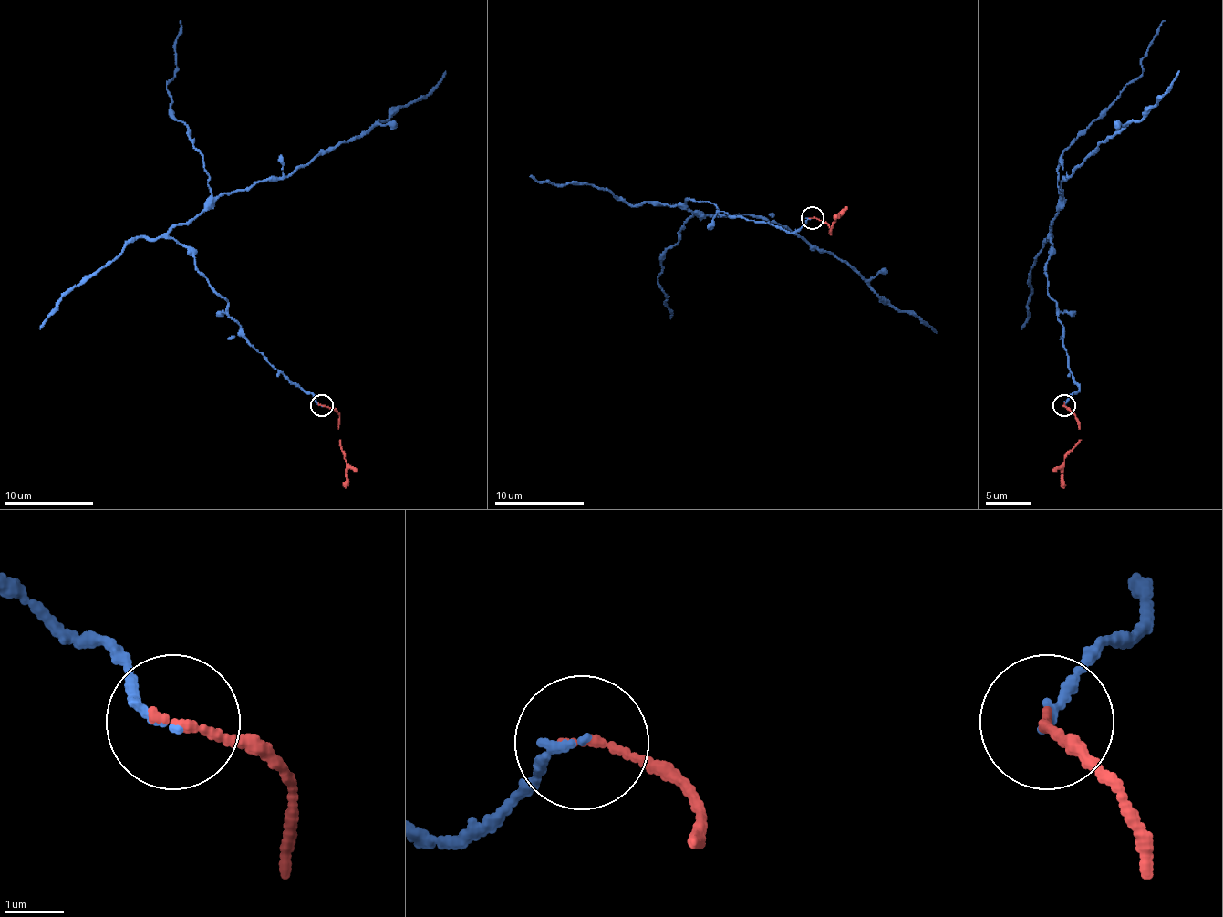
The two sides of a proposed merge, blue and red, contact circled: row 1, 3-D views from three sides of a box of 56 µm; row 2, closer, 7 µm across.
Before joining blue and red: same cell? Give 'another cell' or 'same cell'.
same cell

